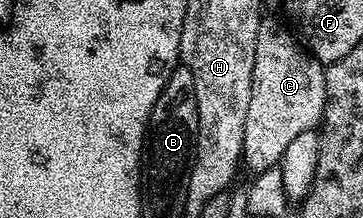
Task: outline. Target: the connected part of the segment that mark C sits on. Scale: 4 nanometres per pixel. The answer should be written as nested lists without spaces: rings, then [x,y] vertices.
[[[264,16],[260,22],[259,29],[256,30],[256,55],[252,72],[252,97],[249,99],[248,113],[244,126],[244,146],[242,147],[243,165],[245,167],[247,165],[250,169],[252,169],[252,172],[256,174],[259,172],[266,172],[268,169],[277,167],[281,163],[282,156],[288,148],[289,143],[291,143],[297,135],[304,132],[315,131],[315,129],[321,125],[322,115],[326,109],[327,86],[325,67],[305,50],[305,47],[295,36],[295,33],[281,19],[279,20],[280,21],[270,18],[270,16]]]

